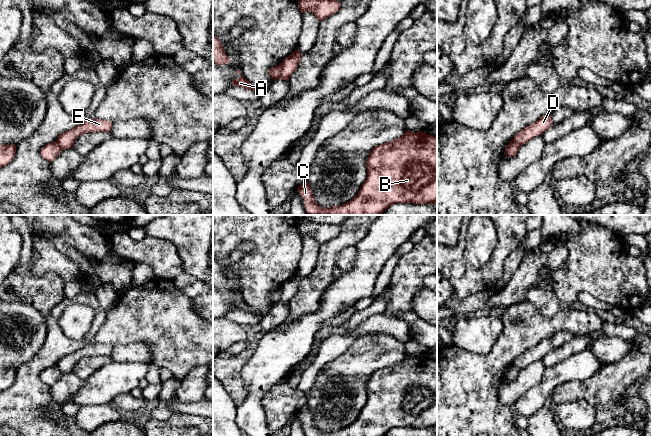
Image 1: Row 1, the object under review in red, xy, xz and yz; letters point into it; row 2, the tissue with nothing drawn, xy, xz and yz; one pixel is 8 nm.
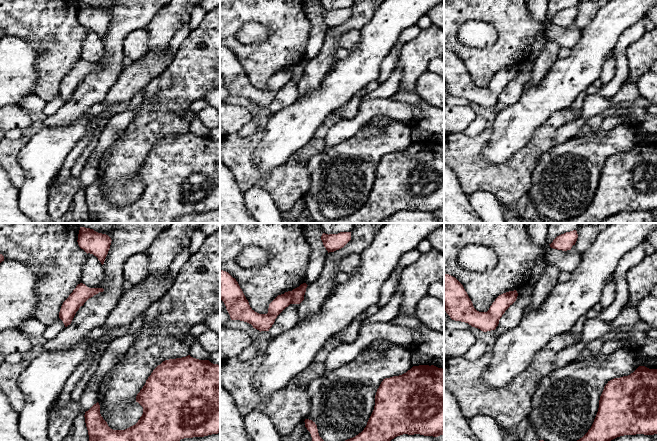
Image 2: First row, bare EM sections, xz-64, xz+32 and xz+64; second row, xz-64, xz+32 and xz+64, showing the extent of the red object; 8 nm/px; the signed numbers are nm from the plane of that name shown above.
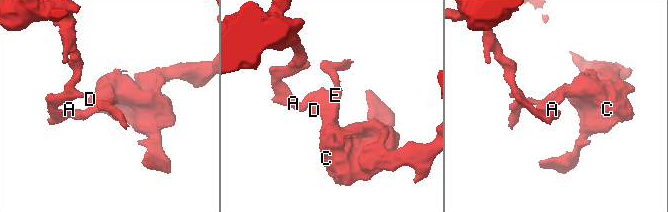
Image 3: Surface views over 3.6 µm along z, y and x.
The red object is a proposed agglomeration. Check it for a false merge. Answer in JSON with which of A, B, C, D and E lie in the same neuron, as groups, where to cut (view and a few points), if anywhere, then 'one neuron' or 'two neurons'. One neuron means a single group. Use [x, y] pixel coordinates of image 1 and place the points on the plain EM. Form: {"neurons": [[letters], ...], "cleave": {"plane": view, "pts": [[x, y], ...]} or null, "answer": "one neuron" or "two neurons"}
{"neurons": [["A"], ["B", "C", "D", "E"]], "cleave": {"plane": "xz", "pts": [[281, 288], [281, 294], [277, 301]]}, "answer": "two neurons"}

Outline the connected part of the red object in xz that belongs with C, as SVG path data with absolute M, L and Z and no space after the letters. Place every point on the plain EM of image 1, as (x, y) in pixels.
M406 355L401 361L373 372L366 385L367 401L354 422L339 430L323 432L313 420L307 406L303 406L297 415L305 424L306 436L383 436L396 427L437 428L437 361L424 356Z

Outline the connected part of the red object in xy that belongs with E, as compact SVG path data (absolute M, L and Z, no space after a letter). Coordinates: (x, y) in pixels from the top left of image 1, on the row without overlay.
M86 344L81 349L60 358L56 366L62 374L73 372L73 368L77 361L91 356L110 356L111 352L112 346L108 344Z

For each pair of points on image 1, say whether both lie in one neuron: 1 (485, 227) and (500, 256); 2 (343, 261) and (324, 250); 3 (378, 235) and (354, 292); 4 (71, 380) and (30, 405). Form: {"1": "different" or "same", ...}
{"1": "different", "2": "different", "3": "same", "4": "different"}

